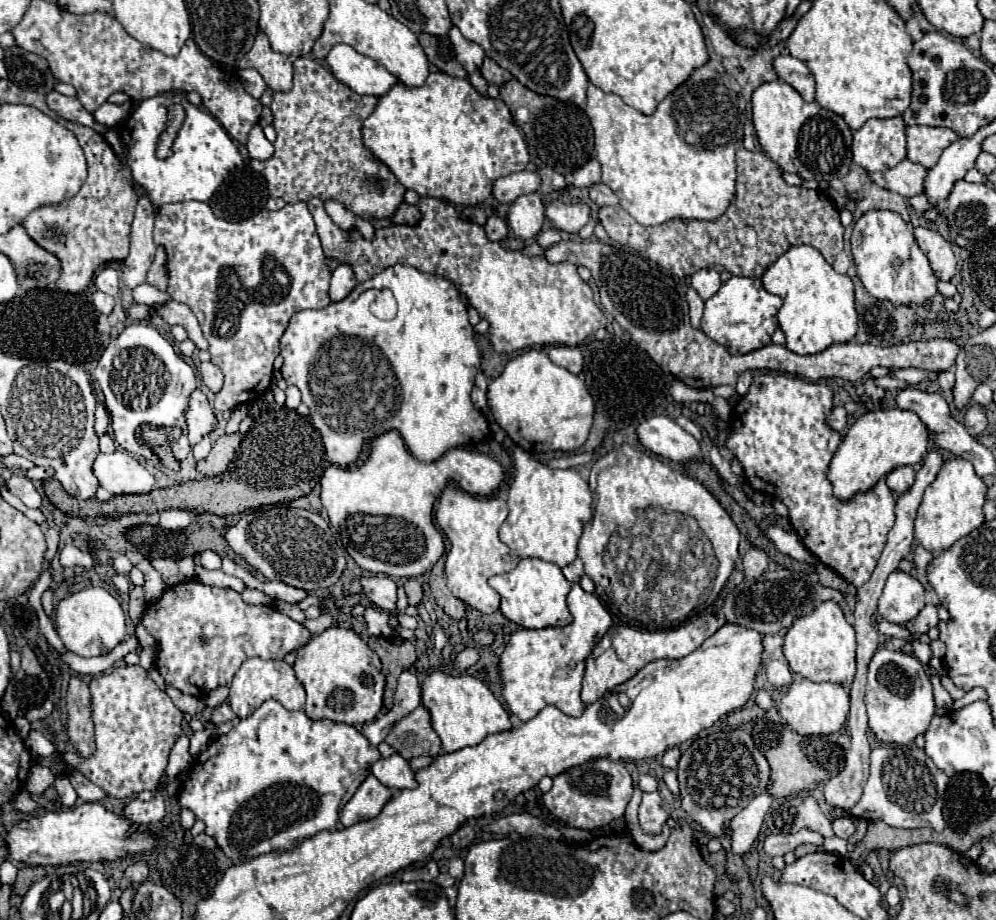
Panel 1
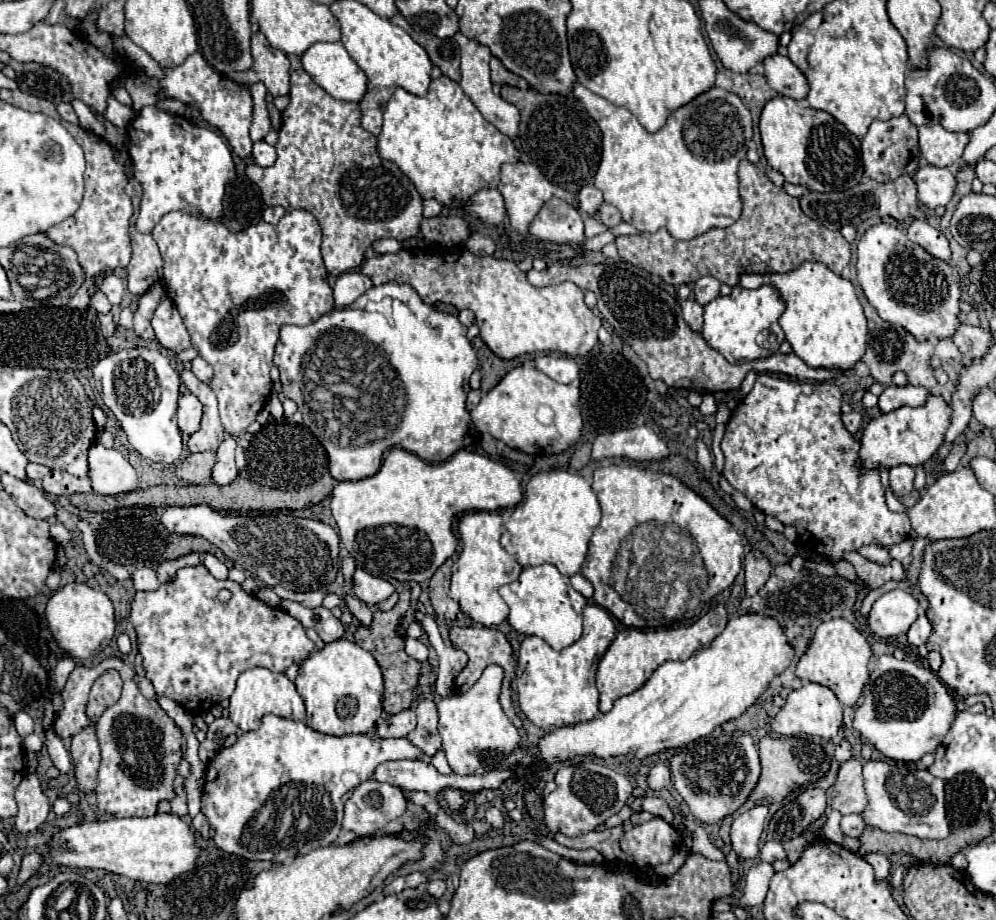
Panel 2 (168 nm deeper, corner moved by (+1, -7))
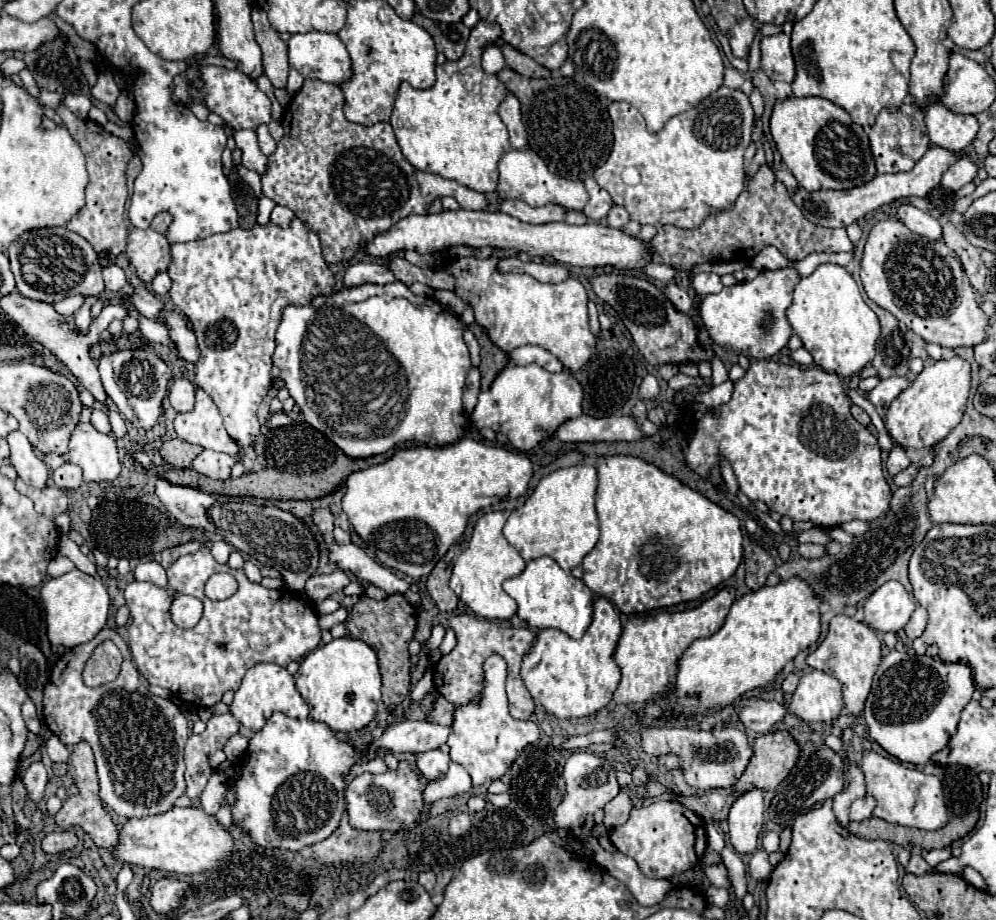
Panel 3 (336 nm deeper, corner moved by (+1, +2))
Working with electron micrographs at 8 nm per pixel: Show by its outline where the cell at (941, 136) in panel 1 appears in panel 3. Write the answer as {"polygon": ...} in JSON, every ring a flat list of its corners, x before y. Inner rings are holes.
{"polygon":[[934,103,926,109,926,127,930,141,950,151,962,151,978,133,978,121,974,115,952,113,942,103]]}

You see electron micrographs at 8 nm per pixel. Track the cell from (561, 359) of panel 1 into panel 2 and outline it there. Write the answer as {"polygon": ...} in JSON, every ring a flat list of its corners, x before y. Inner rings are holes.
{"polygon":[[544,354,534,360,534,366,542,370,546,376,560,384,570,384,578,378,578,364,570,356,554,356,554,354]]}

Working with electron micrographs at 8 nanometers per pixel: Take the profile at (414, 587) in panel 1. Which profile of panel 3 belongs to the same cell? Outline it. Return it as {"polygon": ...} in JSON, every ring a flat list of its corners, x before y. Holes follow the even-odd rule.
{"polygon":[[366,595,352,607,352,615,348,621,348,631,352,639,360,639,368,643,376,655,382,673,382,701,388,709,400,705,410,693,410,655,408,643,414,639,416,631,416,607,412,607,404,595,390,595,384,601,374,601]]}

